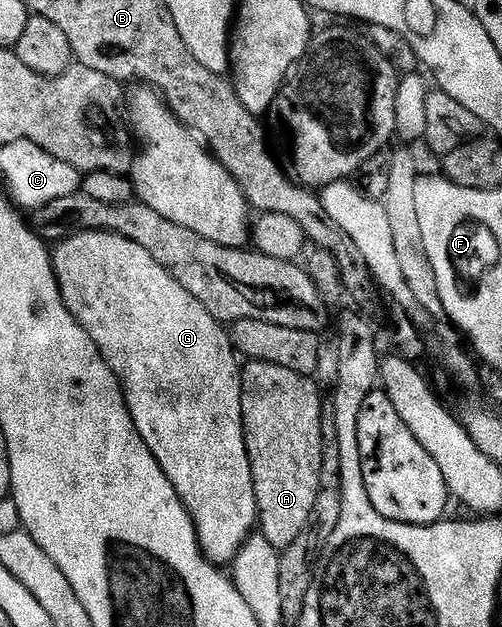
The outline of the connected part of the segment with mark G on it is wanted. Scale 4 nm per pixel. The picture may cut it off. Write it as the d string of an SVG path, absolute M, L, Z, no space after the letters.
M87 231L59 240L52 251L52 268L56 274L58 289L62 293L62 301L66 309L70 309L72 316L82 325L82 329L90 336L92 344L98 349L98 353L104 358L108 368L112 370L124 393L124 403L132 415L142 441L146 441L162 473L166 473L170 485L174 485L182 505L188 510L202 553L214 564L231 564L236 554L240 552L240 546L248 540L249 535L253 534L258 523L258 512L254 497L254 479L250 473L250 457L244 436L238 363L236 367L238 356L236 350L232 348L232 336L226 330L225 324L216 320L206 309L206 305L198 301L198 297L190 297L190 293L186 293L186 289L182 289L182 285L178 285L178 281L174 281L174 277L170 277L170 273L166 273L166 269L162 269L162 265L158 265L158 261L154 261L154 257L146 253L146 249L142 249L142 245L134 245L134 241L126 241L126 237L118 237L105 231Z

